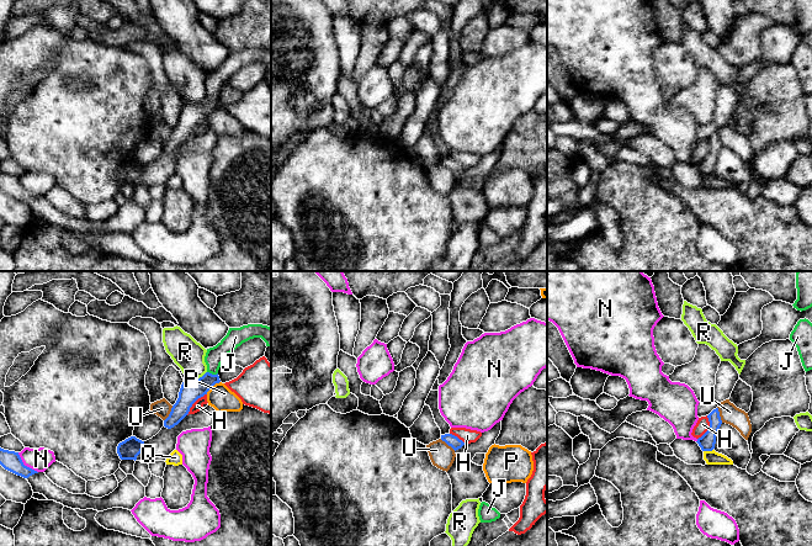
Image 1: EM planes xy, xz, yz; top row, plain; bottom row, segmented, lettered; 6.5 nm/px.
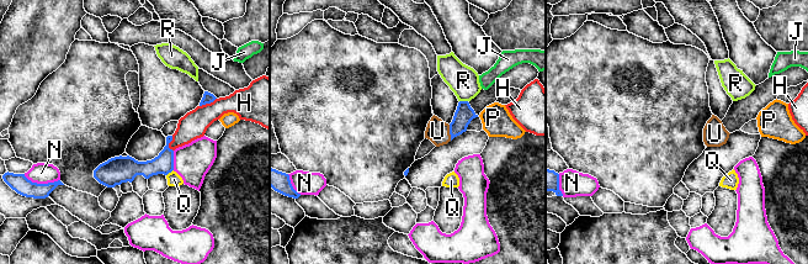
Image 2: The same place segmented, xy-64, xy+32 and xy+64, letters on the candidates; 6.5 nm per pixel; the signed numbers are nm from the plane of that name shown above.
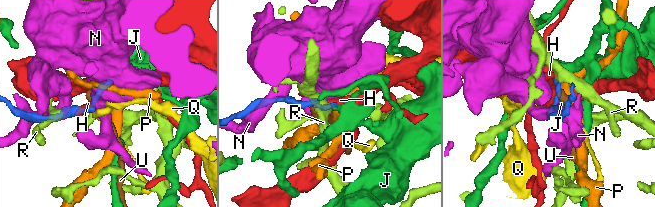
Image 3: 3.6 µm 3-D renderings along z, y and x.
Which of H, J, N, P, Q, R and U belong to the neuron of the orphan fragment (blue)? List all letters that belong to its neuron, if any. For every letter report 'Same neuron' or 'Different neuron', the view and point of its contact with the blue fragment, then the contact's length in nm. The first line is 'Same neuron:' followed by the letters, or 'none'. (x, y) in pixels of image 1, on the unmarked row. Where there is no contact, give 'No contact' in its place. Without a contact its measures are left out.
Same neuron: J
H: Different neuron. Touches blue at xy (194, 126). Shared border 190 nm
J: Same neuron. Touches blue at xy (211, 97). Shared border 70 nm
N: Different neuron. Touches blue at xy (24, 189). Shared border 190 nm
P: Different neuron. Touches blue at xy (212, 110). Shared border 130 nm
Q: Different neuron. Touches blue at yz (707, 174). Shared border 70 nm
R: Different neuron. Touches blue at xy (197, 102). Shared border 140 nm
U: Different neuron. Touches blue at xy (170, 137). Shared border 120 nm

